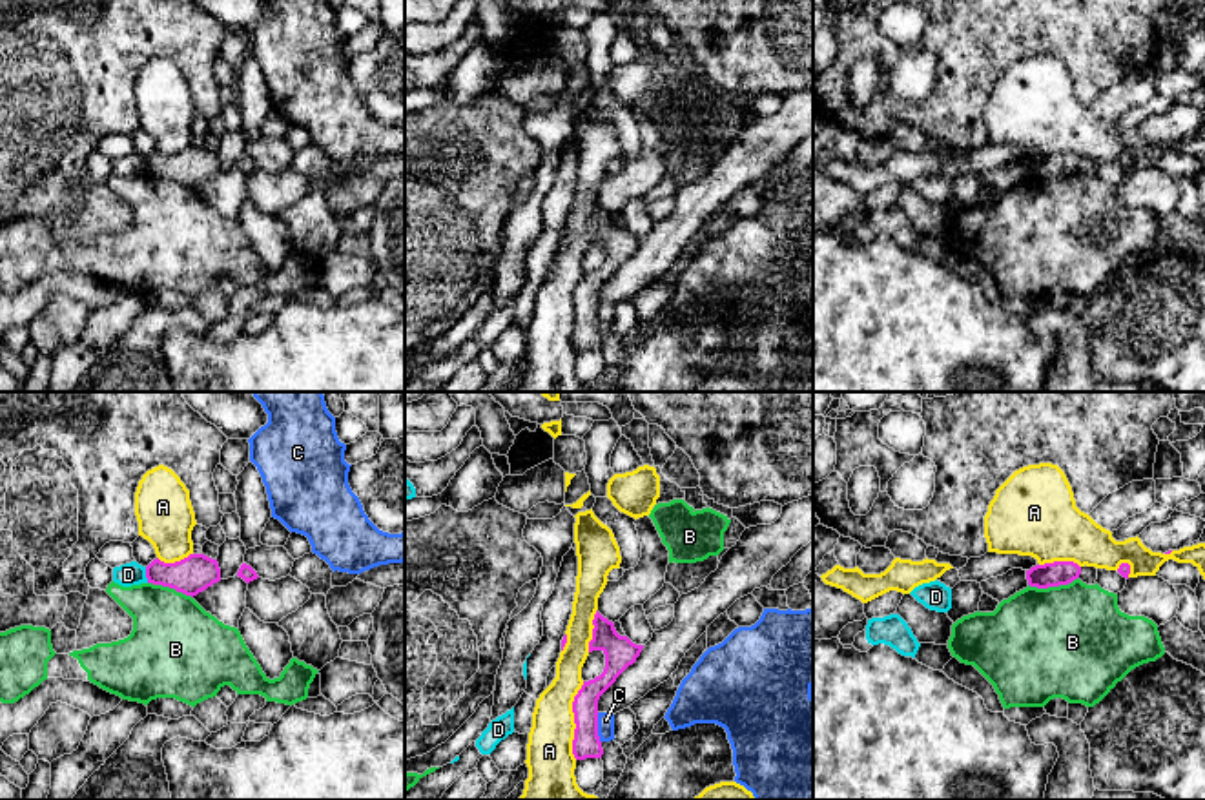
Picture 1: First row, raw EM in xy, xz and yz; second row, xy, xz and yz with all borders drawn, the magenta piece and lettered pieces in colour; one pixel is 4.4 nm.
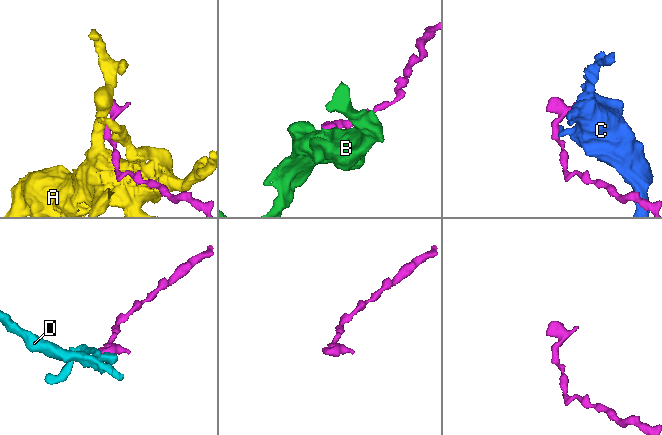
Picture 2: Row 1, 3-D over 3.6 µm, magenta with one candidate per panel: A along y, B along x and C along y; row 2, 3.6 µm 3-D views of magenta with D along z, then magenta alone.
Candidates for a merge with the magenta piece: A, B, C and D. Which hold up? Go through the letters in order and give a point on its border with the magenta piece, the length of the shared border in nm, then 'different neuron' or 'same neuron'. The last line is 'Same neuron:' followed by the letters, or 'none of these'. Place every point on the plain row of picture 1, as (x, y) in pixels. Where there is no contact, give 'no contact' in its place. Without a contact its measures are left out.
A: xz (575, 312) | 340 nm | different neuron
B: yz (1052, 177) | 220 nm | different neuron
C: xz (597, 319) | 140 nm | different neuron
D: xy (146, 166) | 70 nm | different neuron
Same neuron: none of these

